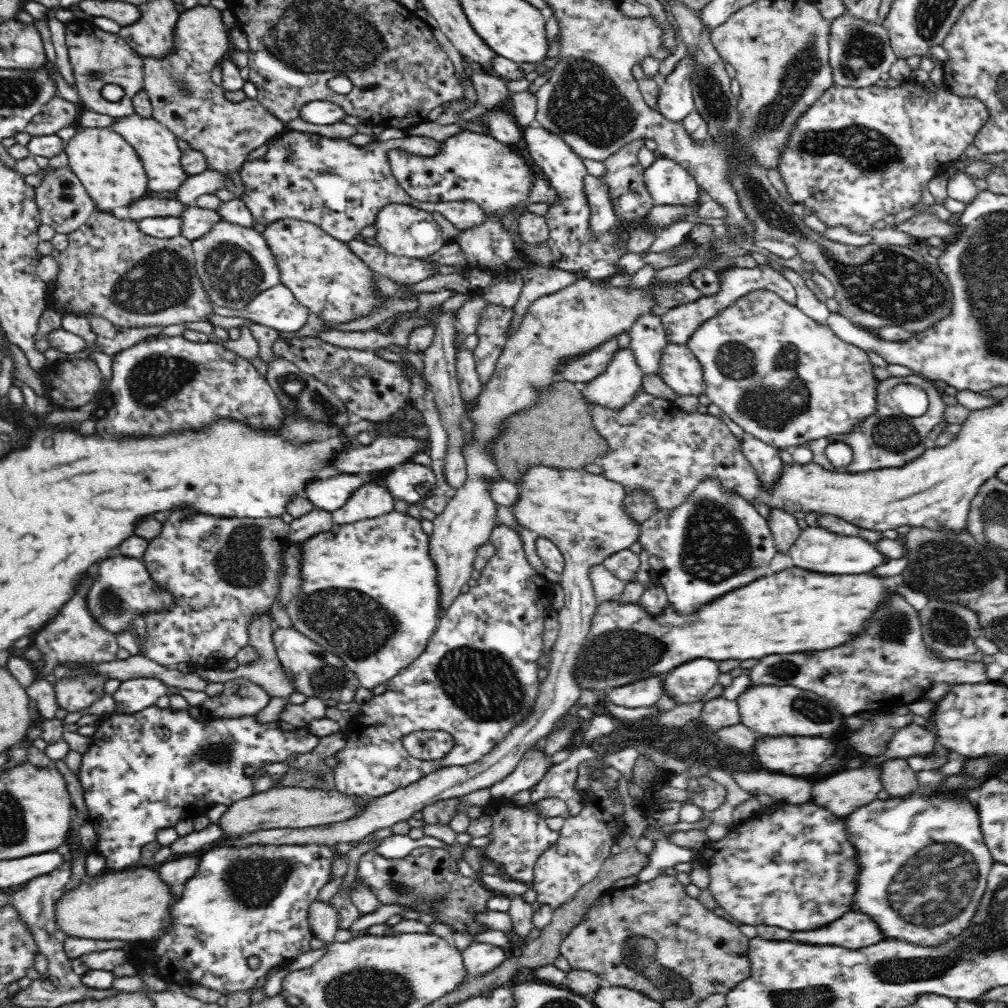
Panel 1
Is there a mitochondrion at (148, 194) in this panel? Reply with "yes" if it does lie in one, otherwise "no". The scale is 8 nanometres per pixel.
no

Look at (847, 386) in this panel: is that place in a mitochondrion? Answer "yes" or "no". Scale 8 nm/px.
no

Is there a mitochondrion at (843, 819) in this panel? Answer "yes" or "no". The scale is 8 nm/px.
no

